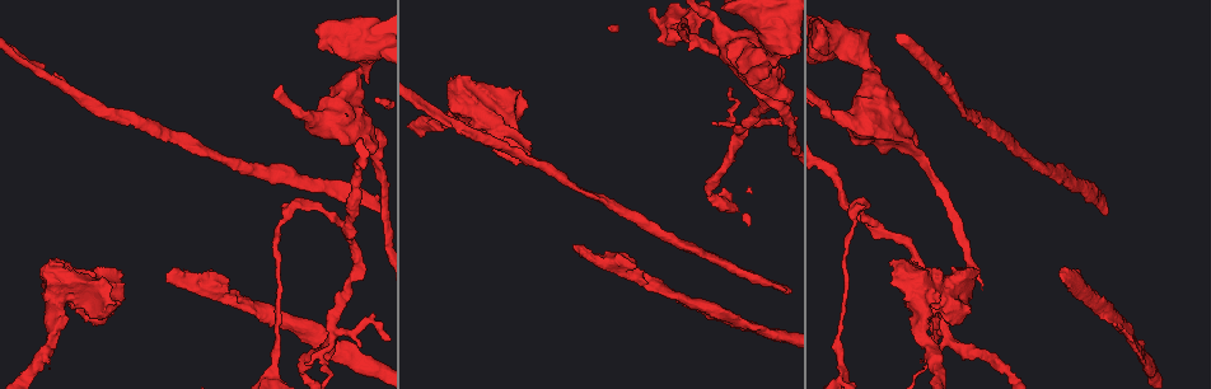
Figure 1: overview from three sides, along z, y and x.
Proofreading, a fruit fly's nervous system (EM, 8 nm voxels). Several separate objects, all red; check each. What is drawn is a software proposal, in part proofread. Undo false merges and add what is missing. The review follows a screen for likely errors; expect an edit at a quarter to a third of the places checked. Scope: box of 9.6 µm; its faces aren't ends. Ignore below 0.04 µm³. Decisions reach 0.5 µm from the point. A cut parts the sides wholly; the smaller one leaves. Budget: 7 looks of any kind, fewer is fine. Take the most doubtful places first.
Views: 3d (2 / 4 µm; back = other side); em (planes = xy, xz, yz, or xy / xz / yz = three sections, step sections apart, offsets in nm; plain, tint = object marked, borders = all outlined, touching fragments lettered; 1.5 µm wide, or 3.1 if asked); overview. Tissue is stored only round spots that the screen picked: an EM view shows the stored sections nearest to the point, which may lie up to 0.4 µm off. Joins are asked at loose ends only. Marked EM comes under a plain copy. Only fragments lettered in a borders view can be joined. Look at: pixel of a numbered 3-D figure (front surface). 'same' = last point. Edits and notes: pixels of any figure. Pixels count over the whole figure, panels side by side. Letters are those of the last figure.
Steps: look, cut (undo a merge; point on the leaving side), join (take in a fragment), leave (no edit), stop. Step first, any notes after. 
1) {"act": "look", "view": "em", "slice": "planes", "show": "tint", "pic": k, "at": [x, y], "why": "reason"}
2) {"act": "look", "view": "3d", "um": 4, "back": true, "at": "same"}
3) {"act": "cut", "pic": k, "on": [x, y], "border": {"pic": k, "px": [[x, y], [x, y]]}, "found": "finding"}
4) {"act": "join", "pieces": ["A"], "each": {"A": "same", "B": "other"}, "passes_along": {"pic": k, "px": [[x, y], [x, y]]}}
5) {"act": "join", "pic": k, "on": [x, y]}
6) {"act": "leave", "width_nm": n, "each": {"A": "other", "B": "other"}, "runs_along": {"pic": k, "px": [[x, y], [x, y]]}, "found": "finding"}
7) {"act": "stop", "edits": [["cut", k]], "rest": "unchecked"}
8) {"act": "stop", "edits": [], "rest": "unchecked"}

{"act": "look", "view": "em", "slice": "planes", "show": "borders", "pic": 1, "at": [576, 245]}

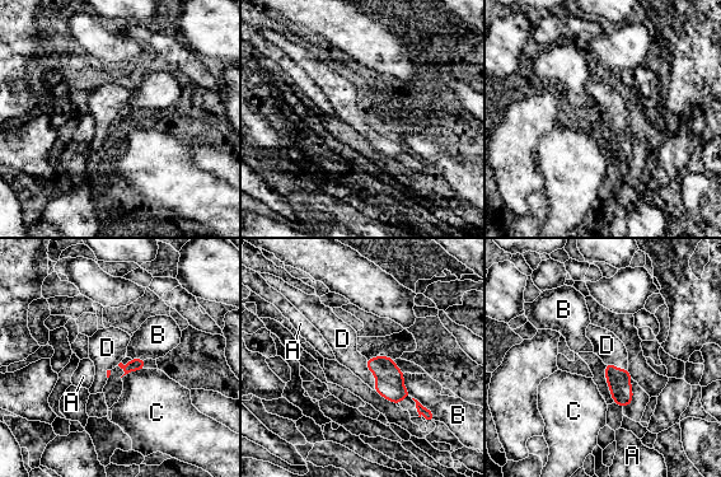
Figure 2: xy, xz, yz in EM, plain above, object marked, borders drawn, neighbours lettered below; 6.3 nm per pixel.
{"act": "join", "pieces": ["D"], "each": {"A": "other", "B": "other", "C": "other", "D": "same"}, "passes_along": {"pic": 2, "px": [[389, 384], [373, 373], [345, 345]]}, "found": "the cell continues"}

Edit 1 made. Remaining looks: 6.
{"act": "look", "view": "em", "slice": "yz", "step": 4, "show": "tint", "pic": 1, "at": [878, 226], "why": "three-way junction"}

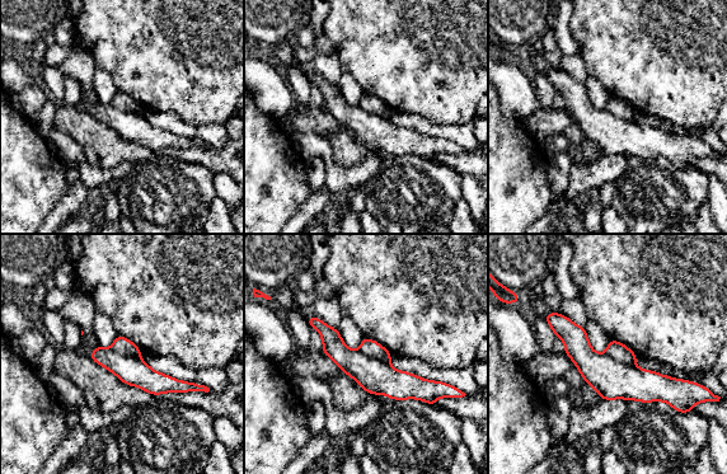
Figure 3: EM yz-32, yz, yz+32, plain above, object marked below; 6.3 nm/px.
{"act": "look", "view": "em", "slice": "planes", "show": "borders", "at": "same"}

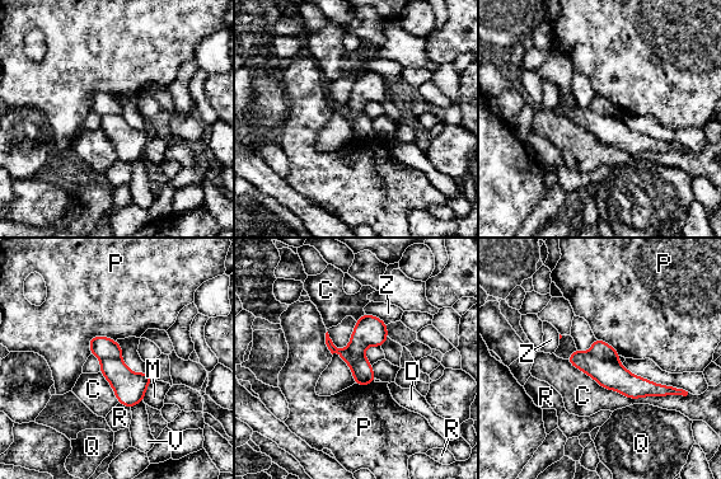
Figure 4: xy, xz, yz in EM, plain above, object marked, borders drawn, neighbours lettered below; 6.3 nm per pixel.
{"act": "cut", "pic": 4, "on": [600, 350], "longest_contact_nm": ["C", 750], "each": {"C": "other", "D": "other", "M": "other", "P": "other", "Q": "other", "R": "other", "V": "other", "Z": "other"}, "border": {"pic": 4, "px": [[588, 352], [616, 362]]}, "found": "two cells meet here"}

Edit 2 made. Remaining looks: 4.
{"act": "look", "view": "3d", "um": 2, "pic": 1, "at": [581, 190], "why": "narrows sharply"}

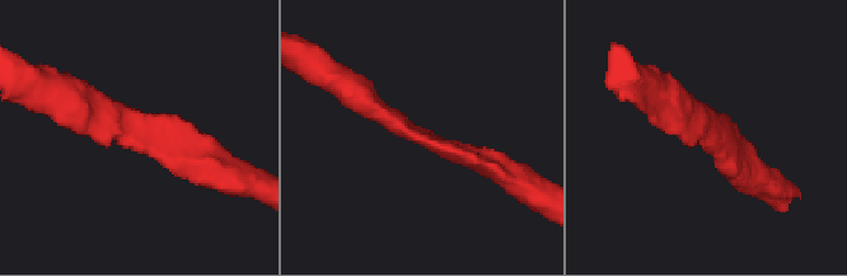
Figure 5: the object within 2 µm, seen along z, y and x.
{"act": "look", "view": "em", "slice": "yz", "step": 8, "show": "borders", "pic": 5, "at": [709, 129], "arm_widths_nm": [220, 220], "why": "now the EM"}

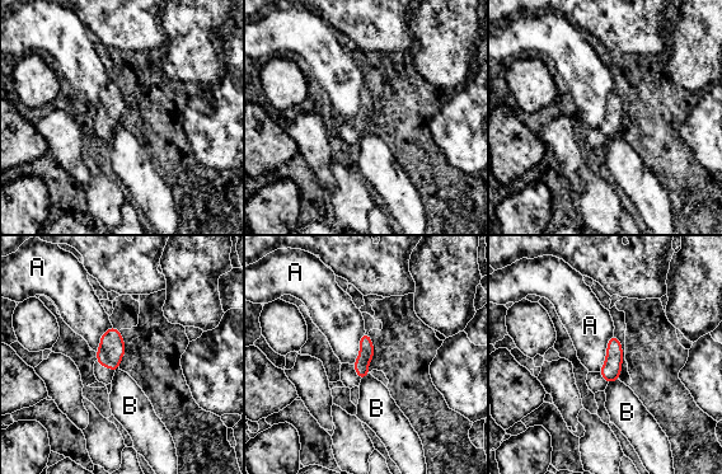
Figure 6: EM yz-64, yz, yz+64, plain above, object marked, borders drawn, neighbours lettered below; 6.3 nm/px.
{"act": "leave", "each": {"A": "other", "B": "other"}, "runs_along": {"pic": 6, "px": [[365, 336], [361, 374]]}, "found": "all the same cell"}

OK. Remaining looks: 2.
{"act": "stop", "edits": [["join", 2], ["cut", 4]], "rest": "unchecked"}

